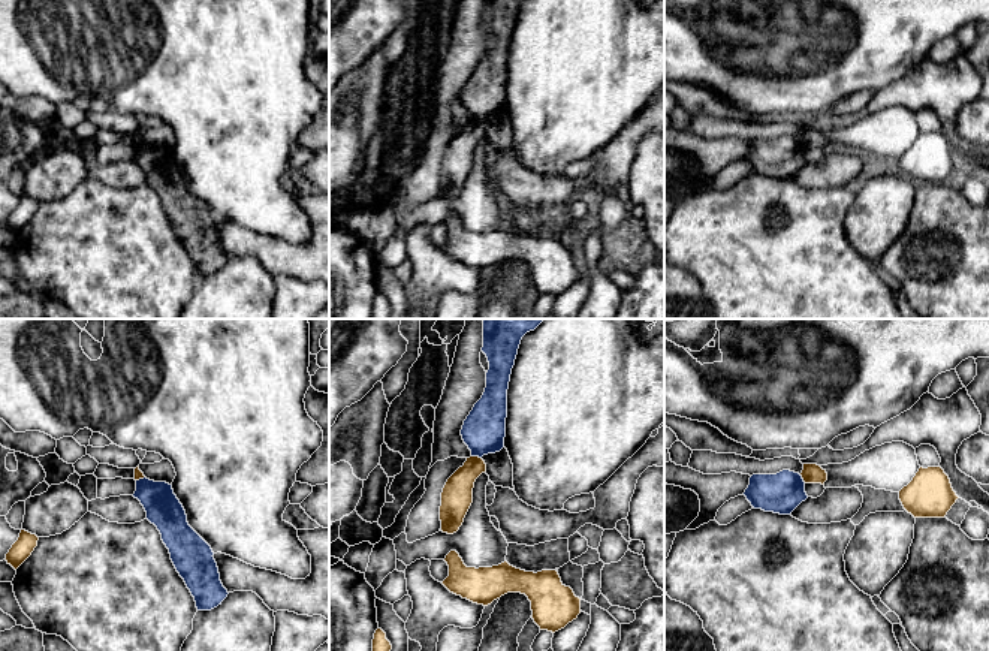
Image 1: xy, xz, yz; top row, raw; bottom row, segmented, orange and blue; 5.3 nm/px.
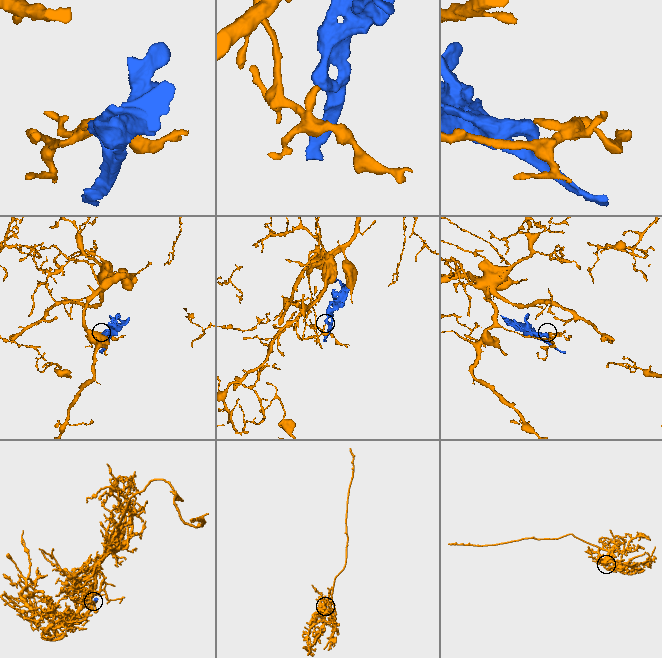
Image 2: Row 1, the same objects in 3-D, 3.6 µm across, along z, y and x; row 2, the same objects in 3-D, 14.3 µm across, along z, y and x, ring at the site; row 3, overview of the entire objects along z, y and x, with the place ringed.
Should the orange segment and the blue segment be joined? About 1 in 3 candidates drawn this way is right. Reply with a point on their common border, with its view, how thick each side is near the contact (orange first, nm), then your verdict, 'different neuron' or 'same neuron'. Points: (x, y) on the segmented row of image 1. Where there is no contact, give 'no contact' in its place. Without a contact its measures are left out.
xz (476, 457) | 170/240 nm | different neuron

